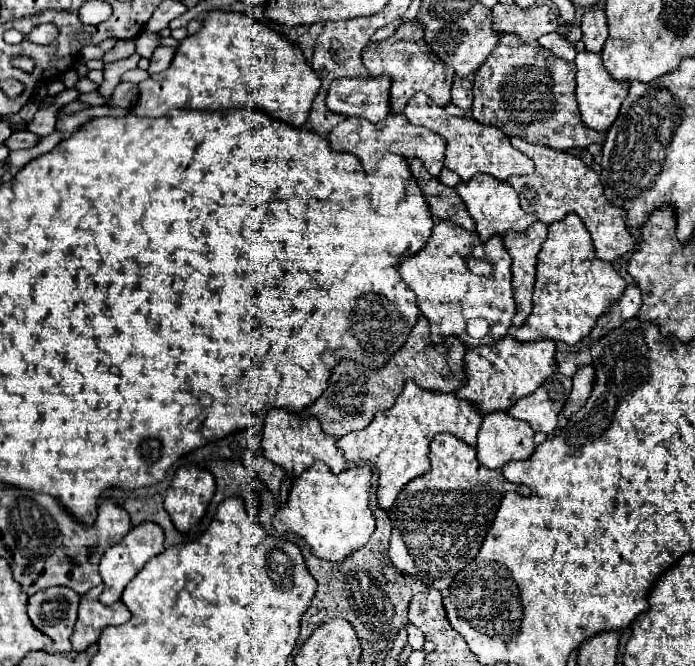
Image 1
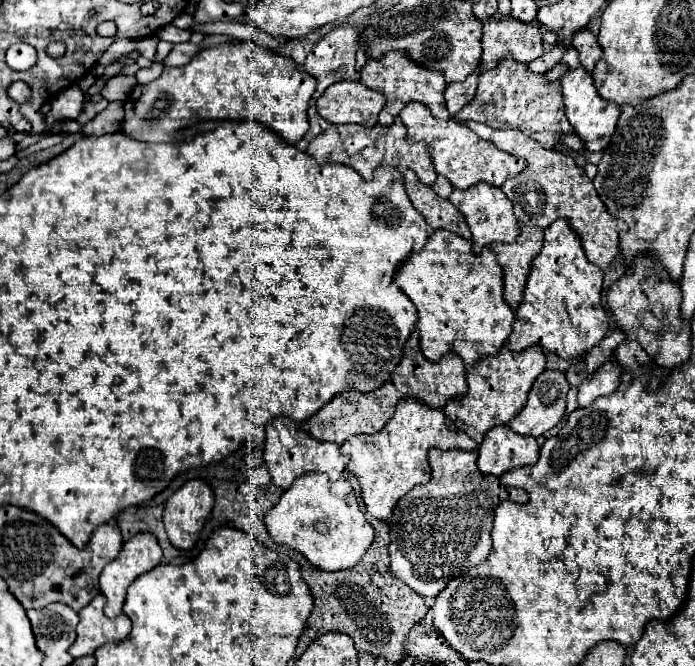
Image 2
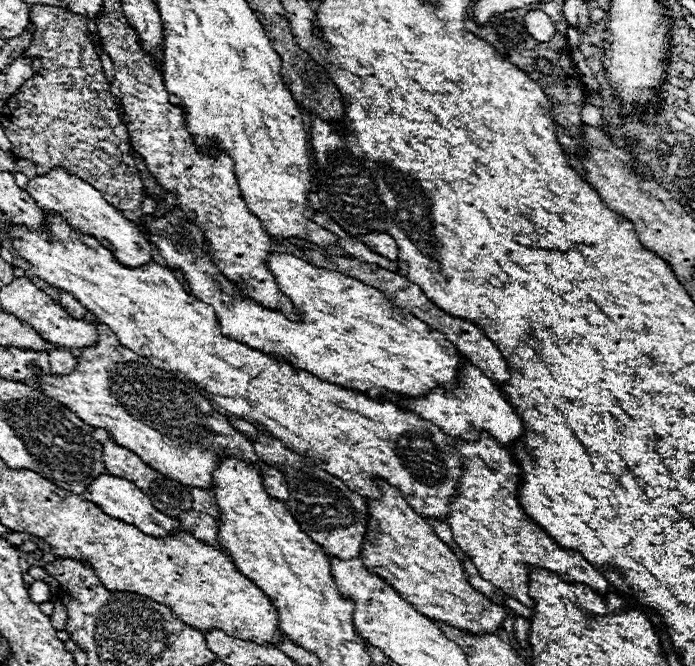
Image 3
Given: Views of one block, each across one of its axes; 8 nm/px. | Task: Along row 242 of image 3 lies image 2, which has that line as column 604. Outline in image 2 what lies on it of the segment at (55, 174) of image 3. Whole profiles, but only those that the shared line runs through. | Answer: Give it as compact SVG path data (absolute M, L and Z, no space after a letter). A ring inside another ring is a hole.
M578 66L576 70L566 72L560 78L560 82L562 82L562 98L564 98L566 118L572 124L574 132L580 136L580 140L584 144L584 150L588 150L588 152L604 150L612 142L616 122L618 122L618 116L620 116L620 106L600 98L600 94L596 92L592 76L582 66Z

